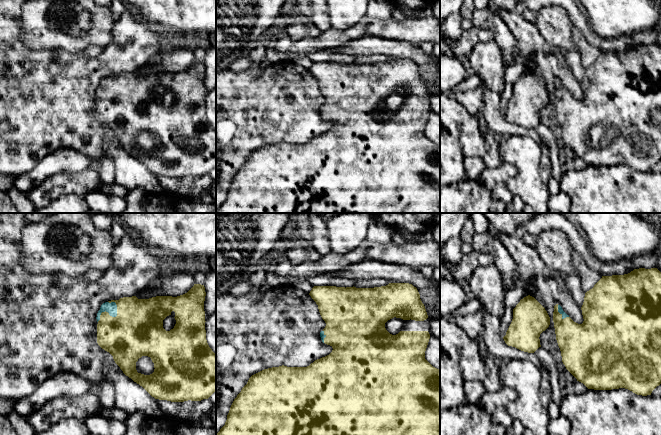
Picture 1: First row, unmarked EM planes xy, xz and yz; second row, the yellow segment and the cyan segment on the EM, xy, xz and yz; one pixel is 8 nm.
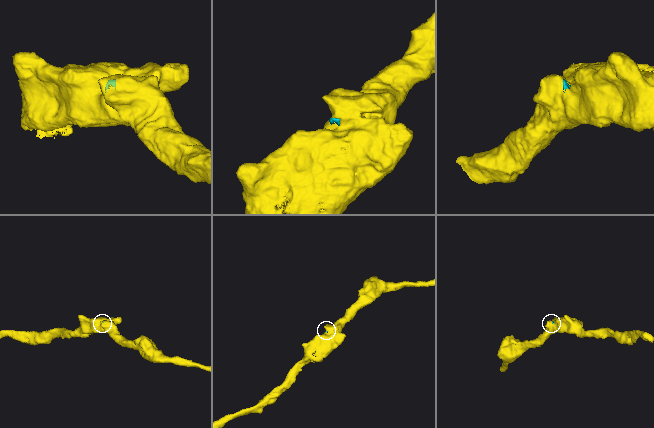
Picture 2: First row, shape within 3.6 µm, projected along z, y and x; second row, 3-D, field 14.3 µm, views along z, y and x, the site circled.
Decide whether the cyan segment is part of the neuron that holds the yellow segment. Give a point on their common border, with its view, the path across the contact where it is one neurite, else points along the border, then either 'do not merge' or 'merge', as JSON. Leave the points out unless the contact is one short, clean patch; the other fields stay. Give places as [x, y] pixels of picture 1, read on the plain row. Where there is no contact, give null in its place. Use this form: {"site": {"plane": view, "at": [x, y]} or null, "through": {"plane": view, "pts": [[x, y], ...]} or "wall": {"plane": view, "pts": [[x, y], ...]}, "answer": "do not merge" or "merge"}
{"site": {"plane": "xy", "at": [111, 92]}, "through": {"plane": "xy", "pts": [[137, 106], [111, 92], [111, 84]]}, "answer": "merge"}

